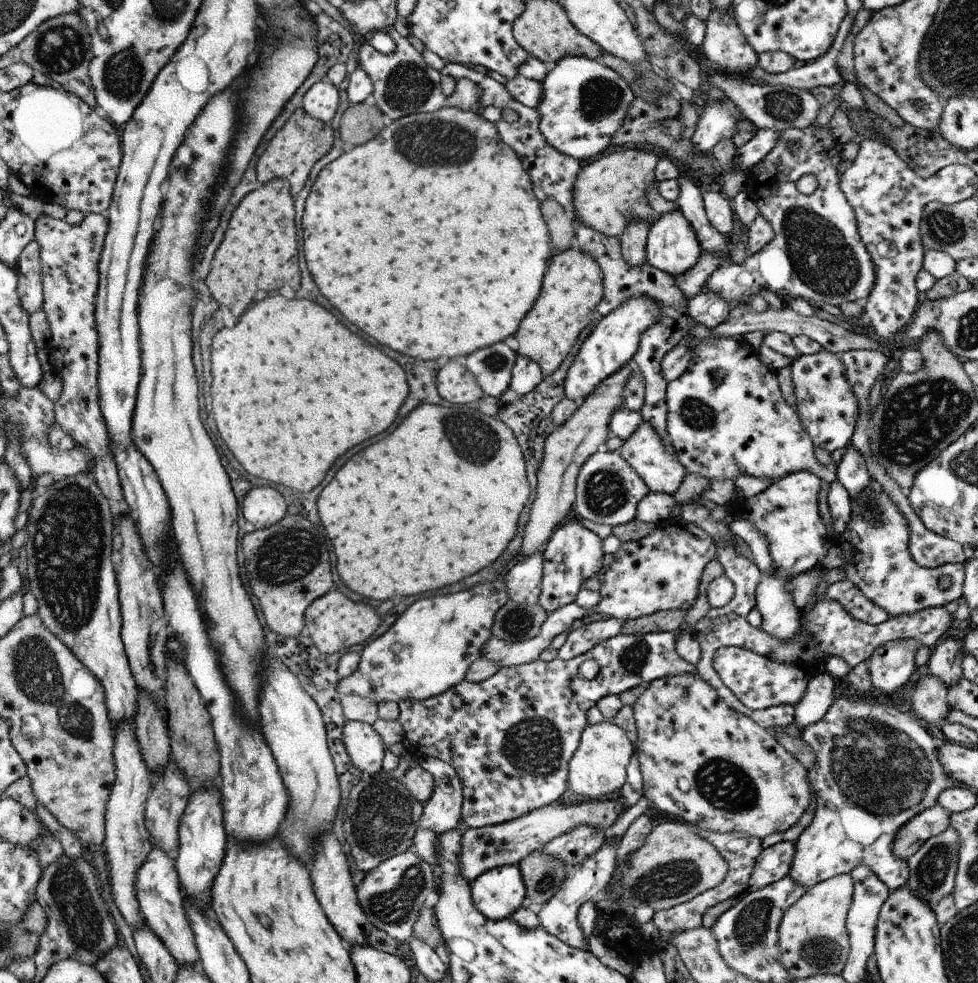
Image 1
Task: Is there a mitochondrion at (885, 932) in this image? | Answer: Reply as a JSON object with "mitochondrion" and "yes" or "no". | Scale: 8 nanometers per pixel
{"mitochondrion":"no"}

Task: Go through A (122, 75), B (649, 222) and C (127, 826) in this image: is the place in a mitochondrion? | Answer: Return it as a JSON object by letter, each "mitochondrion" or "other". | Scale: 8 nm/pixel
{"A":"mitochondrion","B":"other","C":"other"}

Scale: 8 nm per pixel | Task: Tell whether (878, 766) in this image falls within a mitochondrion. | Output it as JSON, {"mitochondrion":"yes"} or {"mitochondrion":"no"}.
{"mitochondrion":"yes"}

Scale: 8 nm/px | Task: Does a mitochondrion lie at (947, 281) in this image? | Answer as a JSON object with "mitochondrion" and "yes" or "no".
{"mitochondrion":"no"}

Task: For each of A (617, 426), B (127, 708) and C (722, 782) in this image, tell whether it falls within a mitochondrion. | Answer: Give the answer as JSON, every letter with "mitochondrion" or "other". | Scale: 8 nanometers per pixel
{"A":"other","B":"other","C":"mitochondrion"}

